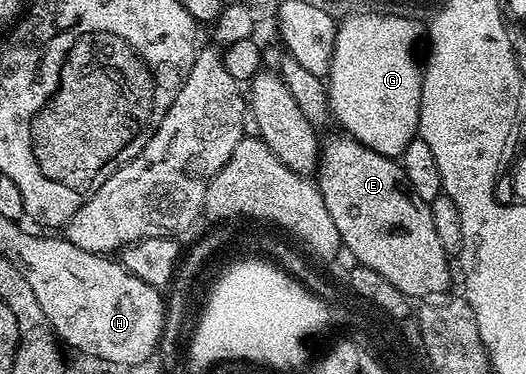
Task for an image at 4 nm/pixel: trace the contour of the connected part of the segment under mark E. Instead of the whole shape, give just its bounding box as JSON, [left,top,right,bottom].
[316,136,451,300]

